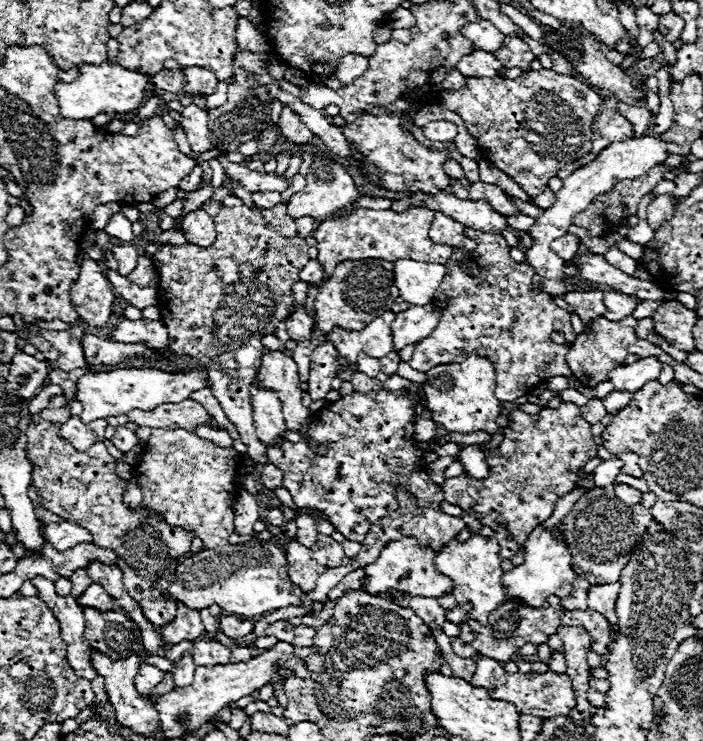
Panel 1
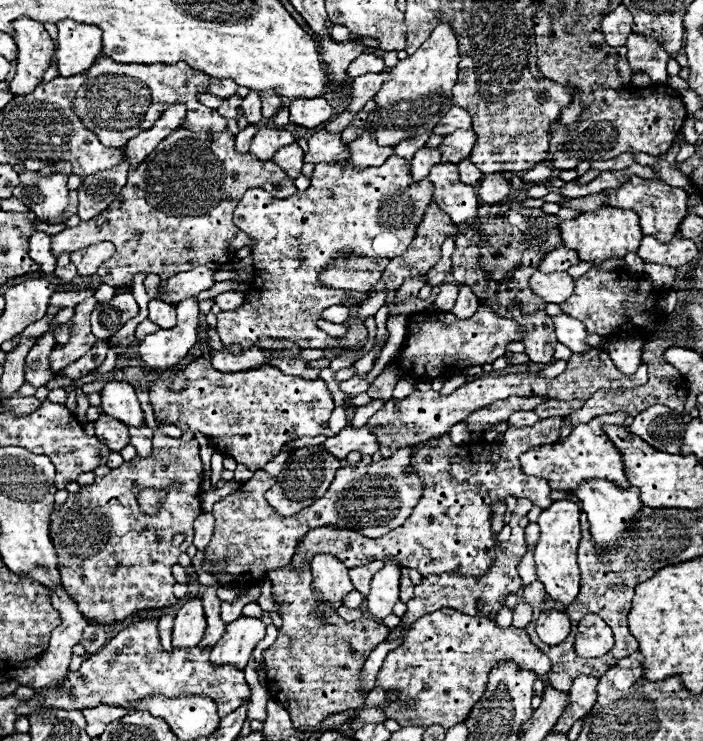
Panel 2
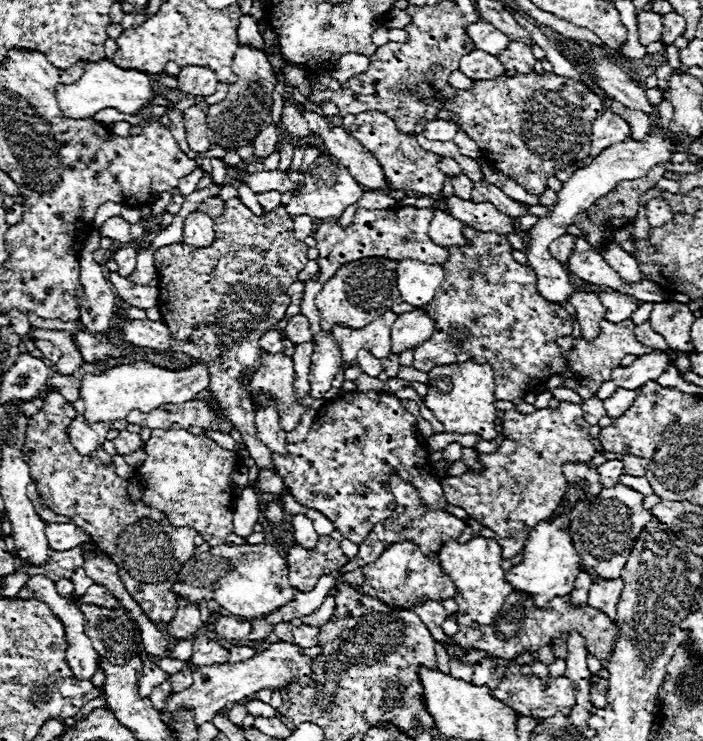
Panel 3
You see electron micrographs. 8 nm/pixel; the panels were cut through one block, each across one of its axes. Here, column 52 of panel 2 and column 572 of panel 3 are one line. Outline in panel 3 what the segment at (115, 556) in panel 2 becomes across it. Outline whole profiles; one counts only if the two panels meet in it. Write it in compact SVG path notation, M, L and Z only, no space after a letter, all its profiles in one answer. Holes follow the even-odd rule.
M616 484L612 488L602 488L600 494L580 500L570 516L570 538L574 544L576 554L580 556L580 568L586 572L592 572L592 580L604 578L604 580L616 580L620 578L622 568L626 566L626 560L640 538L640 532L644 526L652 520L652 514L642 508L644 496L624 484Z

